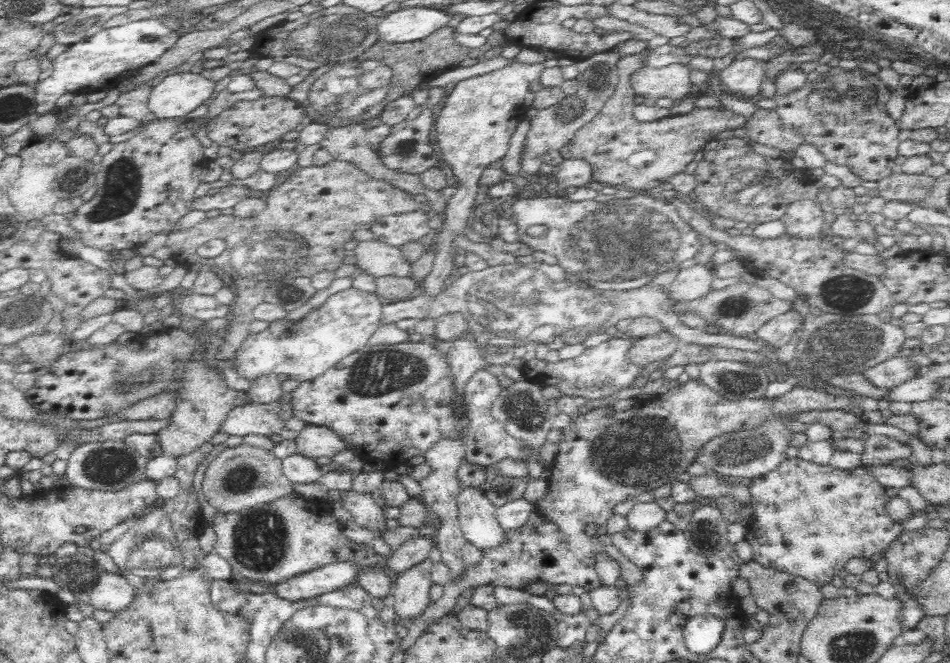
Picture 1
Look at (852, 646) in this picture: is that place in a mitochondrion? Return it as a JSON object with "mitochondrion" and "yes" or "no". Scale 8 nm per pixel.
{"mitochondrion":"yes"}

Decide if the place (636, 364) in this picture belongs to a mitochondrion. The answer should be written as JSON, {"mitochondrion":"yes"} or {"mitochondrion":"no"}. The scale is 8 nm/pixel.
{"mitochondrion":"no"}

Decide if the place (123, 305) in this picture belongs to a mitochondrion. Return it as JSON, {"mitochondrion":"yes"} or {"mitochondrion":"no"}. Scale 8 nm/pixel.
{"mitochondrion":"no"}

